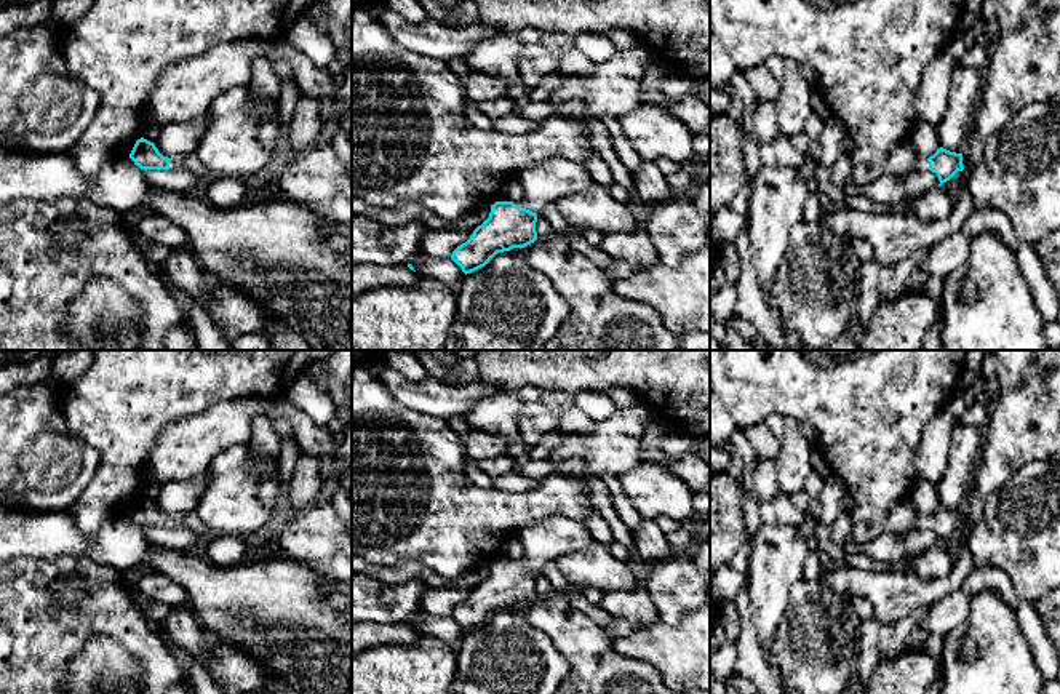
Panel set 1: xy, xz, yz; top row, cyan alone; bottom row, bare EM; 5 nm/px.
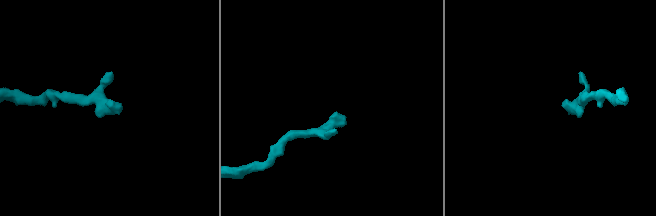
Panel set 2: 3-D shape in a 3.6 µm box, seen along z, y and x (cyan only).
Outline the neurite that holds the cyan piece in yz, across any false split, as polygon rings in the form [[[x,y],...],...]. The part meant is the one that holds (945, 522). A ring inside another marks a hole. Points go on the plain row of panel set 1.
[[[905,496],[892,507],[884,524],[884,531],[897,537],[926,528],[935,531],[942,544],[943,540],[950,539],[958,529],[964,528],[962,512],[950,510],[940,505],[929,517],[923,517],[915,510],[910,496]]]

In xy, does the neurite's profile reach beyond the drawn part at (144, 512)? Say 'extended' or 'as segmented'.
extended

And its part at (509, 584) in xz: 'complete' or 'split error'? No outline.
split error

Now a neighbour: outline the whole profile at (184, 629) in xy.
[[[187,604],[171,608],[160,628],[168,632],[171,640],[185,648],[193,657],[203,659],[206,632]]]

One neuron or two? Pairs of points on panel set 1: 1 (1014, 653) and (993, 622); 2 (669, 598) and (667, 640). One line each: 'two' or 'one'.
1: one
2: two

